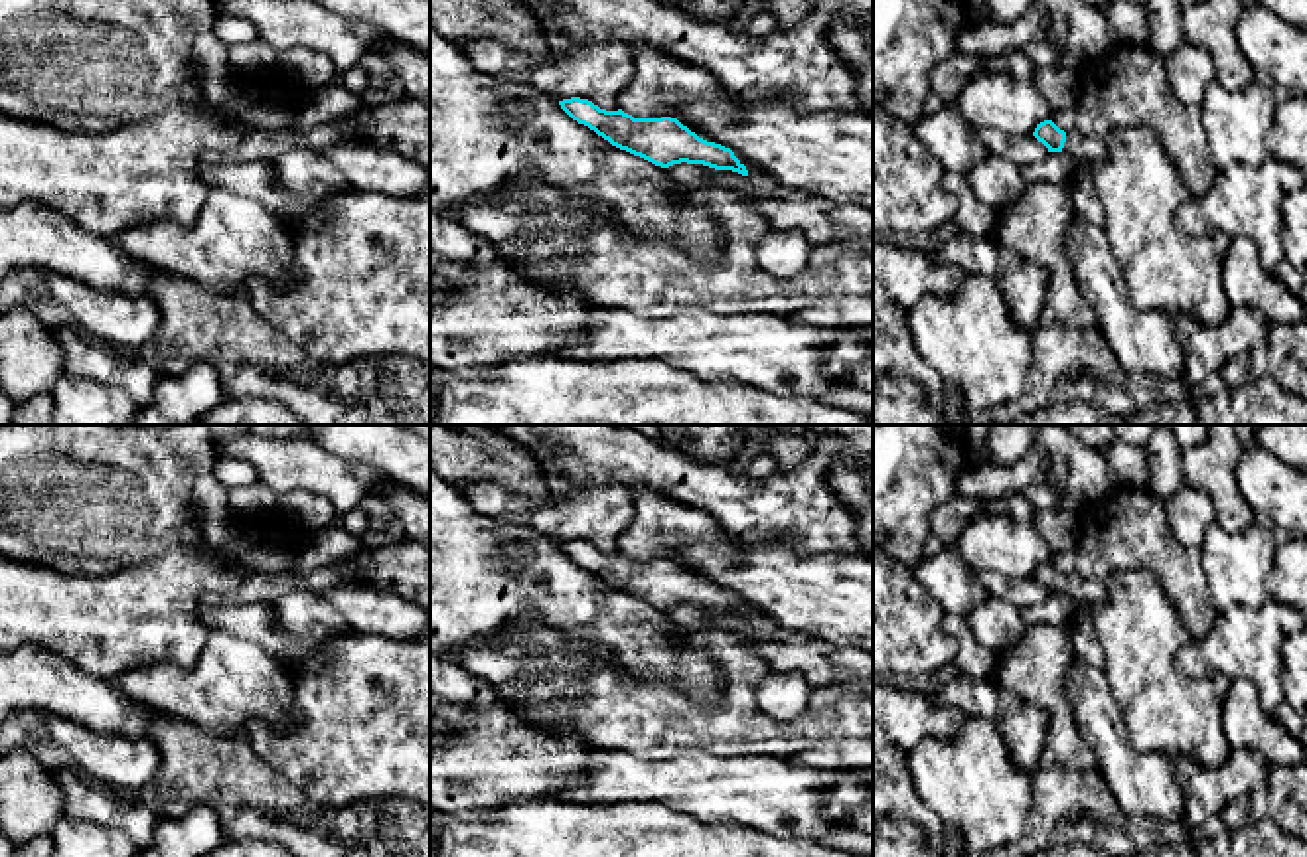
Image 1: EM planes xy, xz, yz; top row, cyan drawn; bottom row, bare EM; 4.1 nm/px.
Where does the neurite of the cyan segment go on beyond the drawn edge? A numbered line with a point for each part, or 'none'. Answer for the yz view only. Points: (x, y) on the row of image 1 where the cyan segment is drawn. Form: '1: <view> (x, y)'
1: yz (1088, 149)

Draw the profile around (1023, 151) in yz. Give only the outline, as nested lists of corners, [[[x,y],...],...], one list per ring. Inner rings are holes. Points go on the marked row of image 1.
[[[971,128],[971,136],[975,142],[985,144],[993,154],[1005,156],[1021,168],[1035,164],[1048,154],[1048,148],[1035,136],[1007,136],[983,128]]]

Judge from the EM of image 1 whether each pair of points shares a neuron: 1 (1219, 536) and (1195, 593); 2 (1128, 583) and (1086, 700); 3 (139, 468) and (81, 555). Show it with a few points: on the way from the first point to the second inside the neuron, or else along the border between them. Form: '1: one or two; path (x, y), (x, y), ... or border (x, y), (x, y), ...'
1: two; border (1203, 577), (1217, 613)
2: two; border (1102, 670), (1110, 696), (1122, 713)
3: one; path (117, 490), (81, 526), (81, 534)

